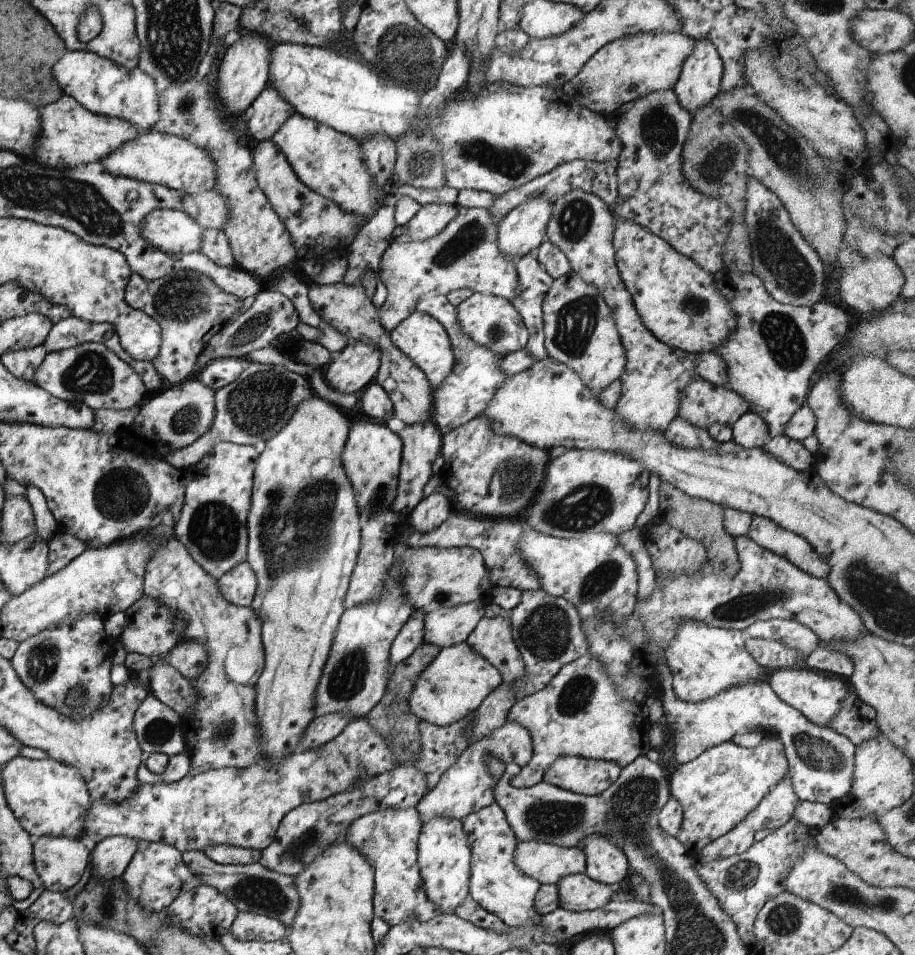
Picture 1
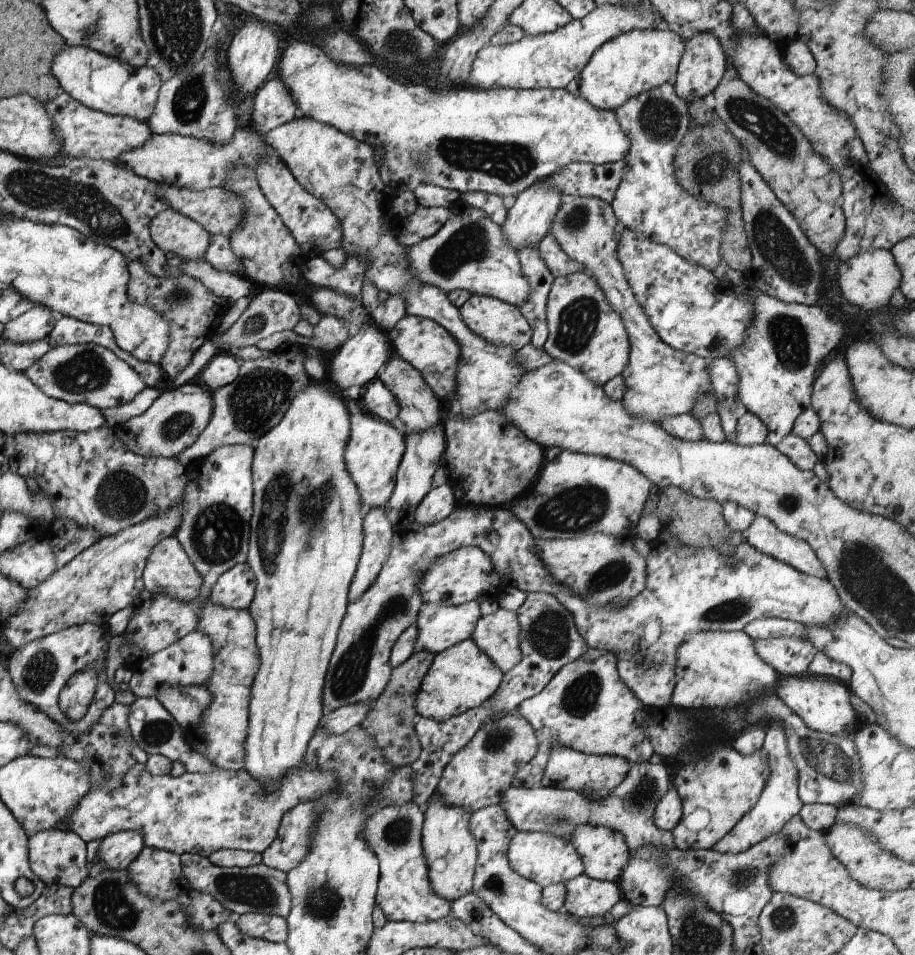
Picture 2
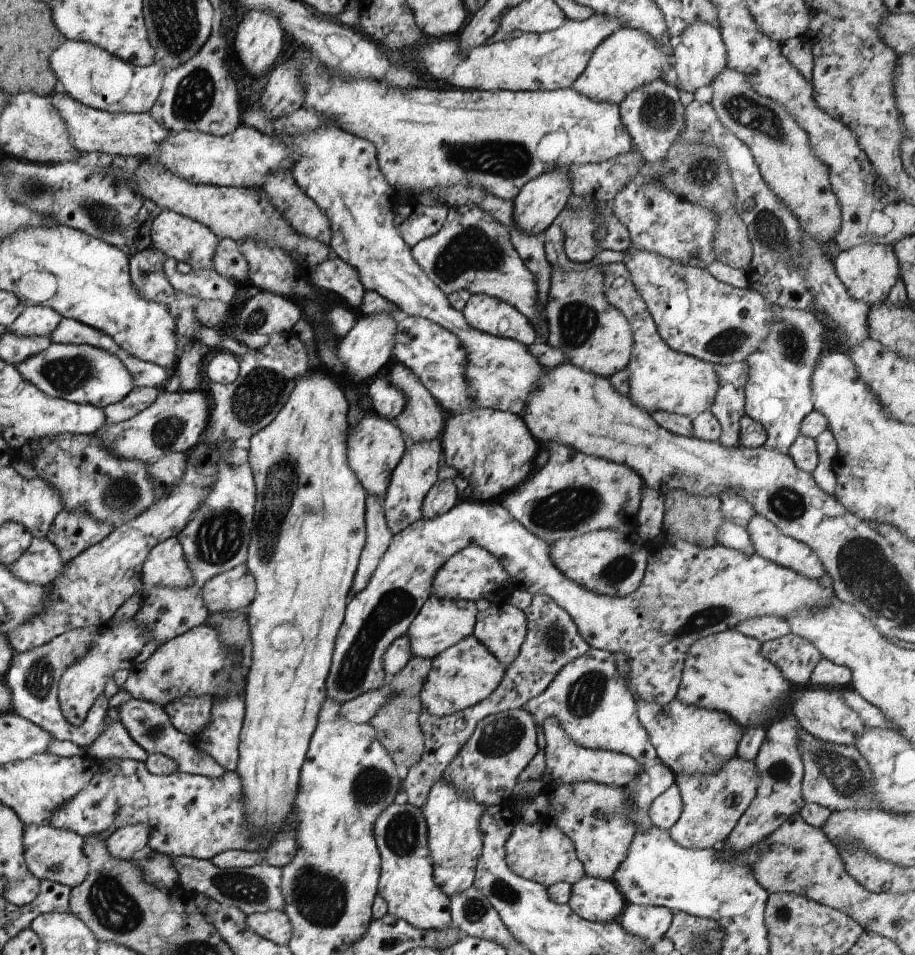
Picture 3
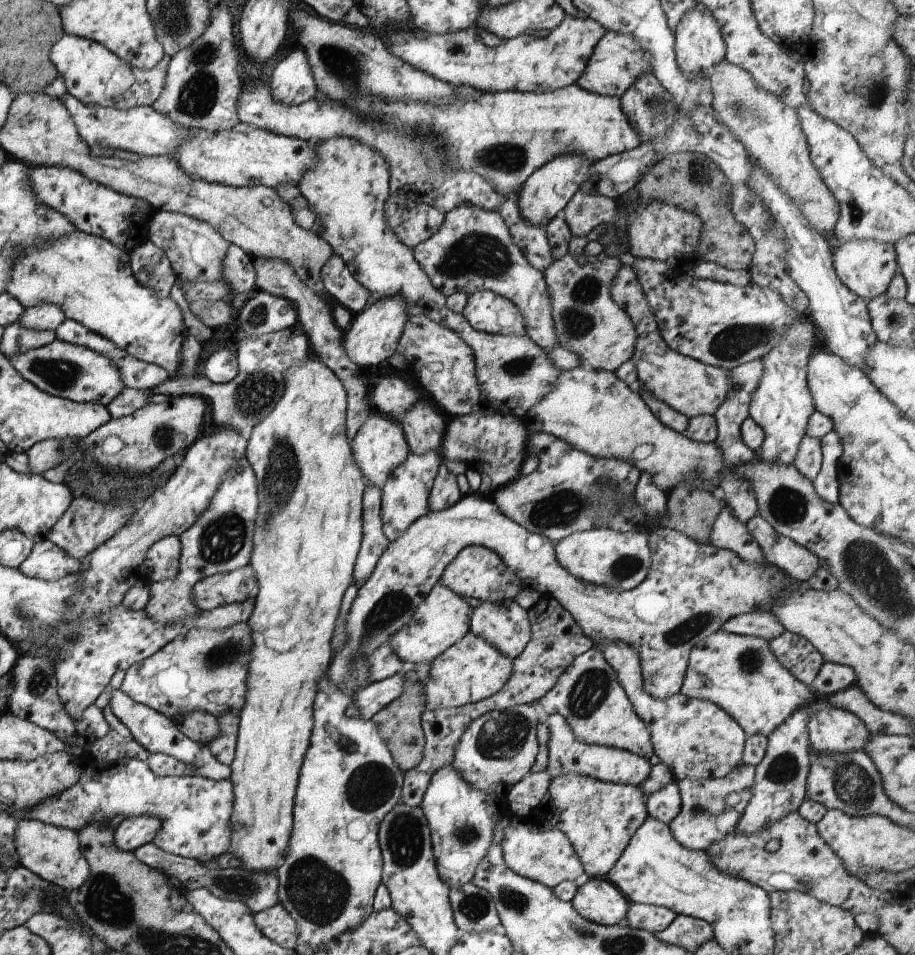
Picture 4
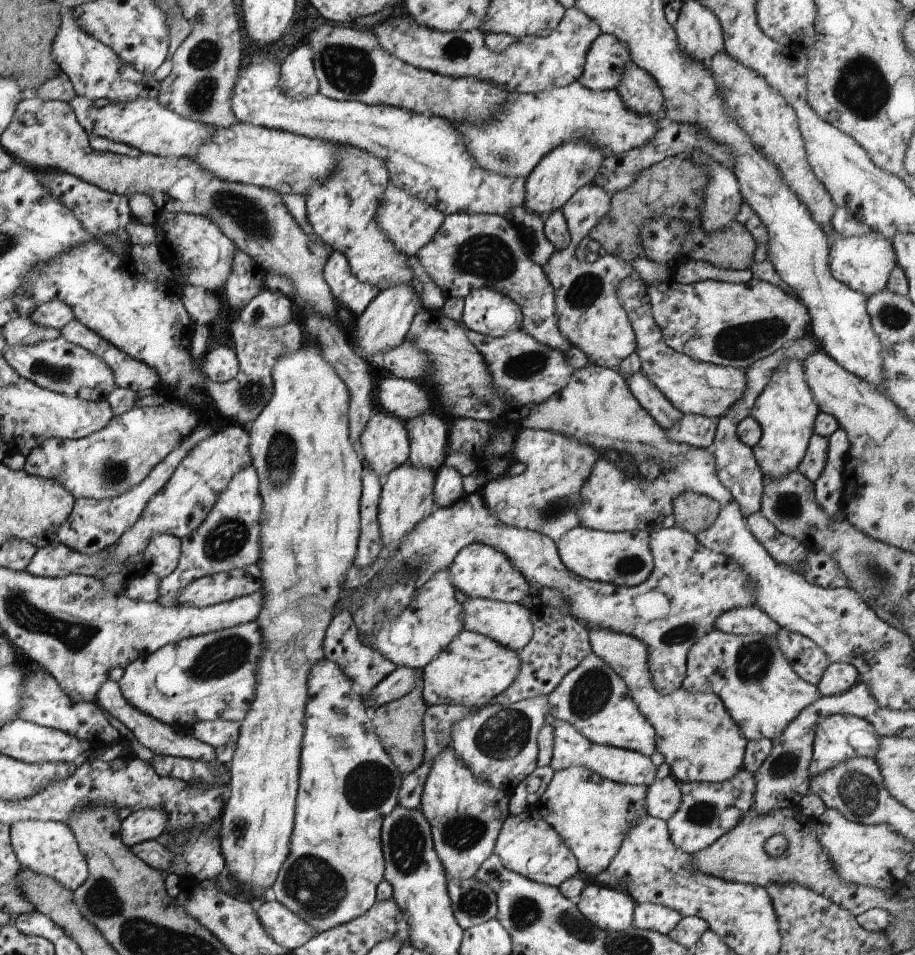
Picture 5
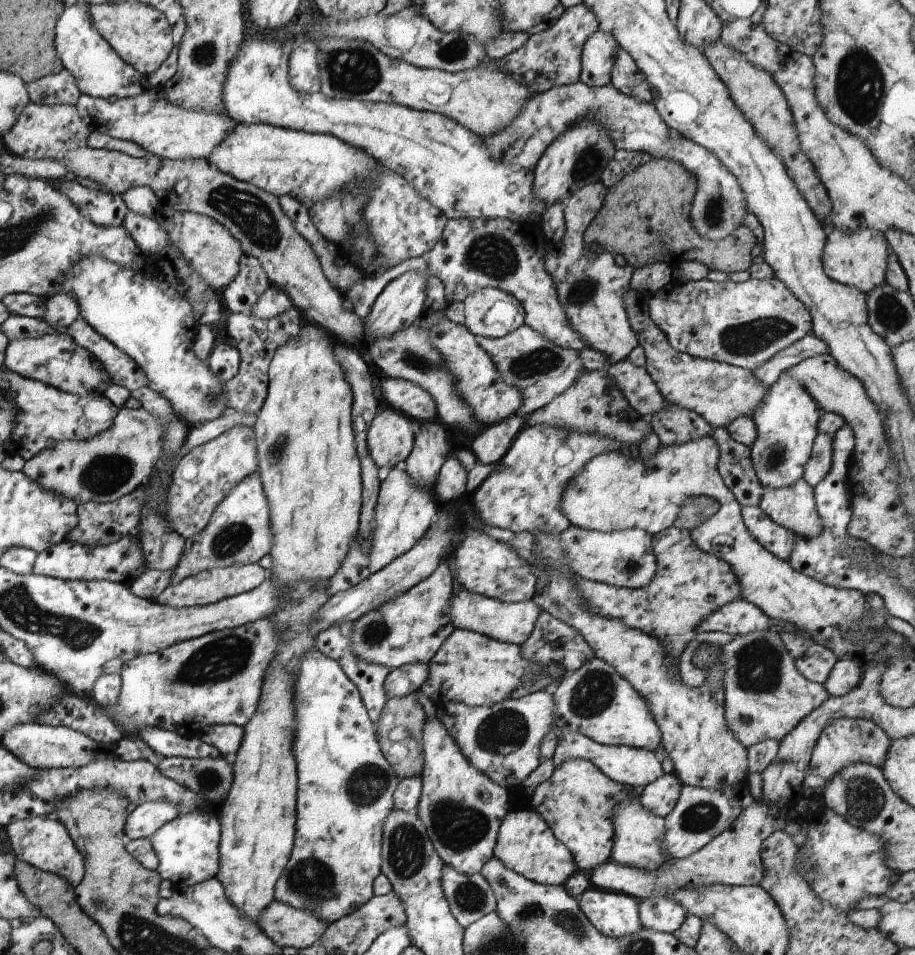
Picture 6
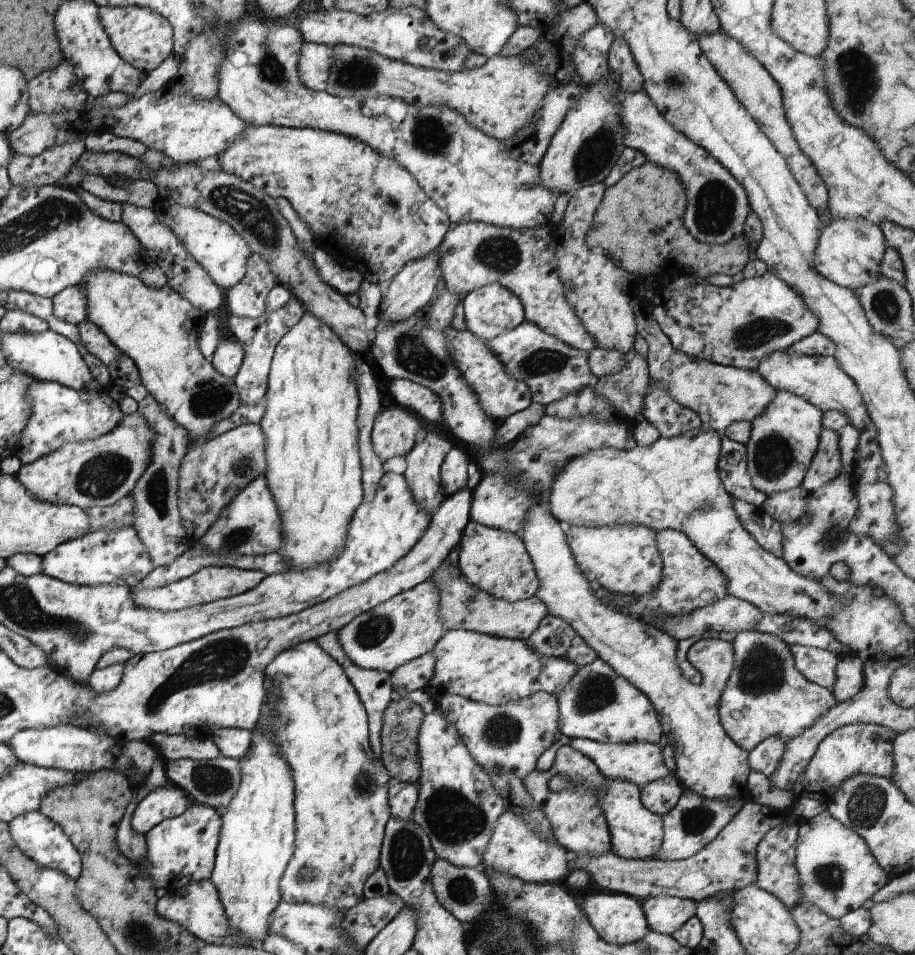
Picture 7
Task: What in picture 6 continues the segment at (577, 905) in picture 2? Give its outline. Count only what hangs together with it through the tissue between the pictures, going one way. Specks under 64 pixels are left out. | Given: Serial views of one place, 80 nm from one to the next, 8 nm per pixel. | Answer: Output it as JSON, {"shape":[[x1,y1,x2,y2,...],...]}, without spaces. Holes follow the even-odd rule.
{"shape":[[598,888,586,889,579,897,580,910,594,928,616,938,634,934,643,927,639,903,633,896]]}

